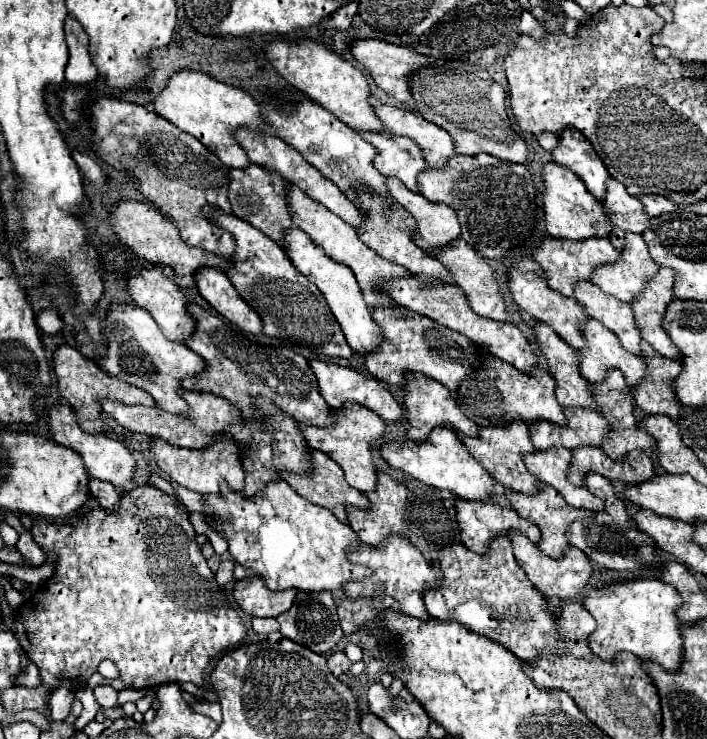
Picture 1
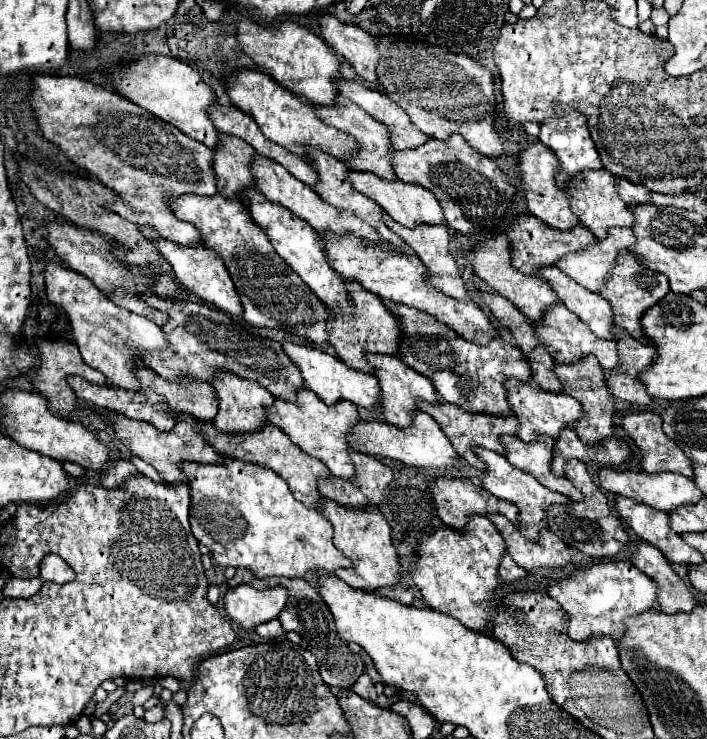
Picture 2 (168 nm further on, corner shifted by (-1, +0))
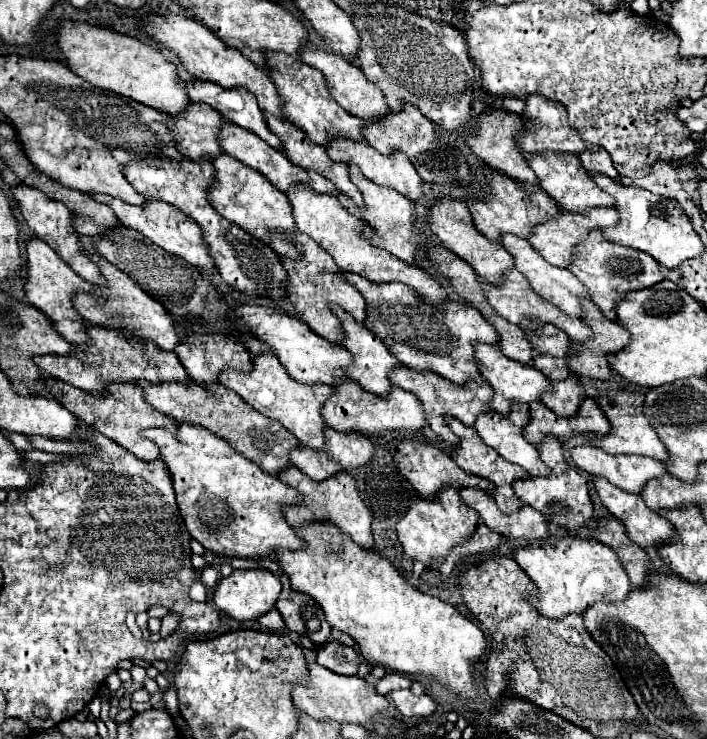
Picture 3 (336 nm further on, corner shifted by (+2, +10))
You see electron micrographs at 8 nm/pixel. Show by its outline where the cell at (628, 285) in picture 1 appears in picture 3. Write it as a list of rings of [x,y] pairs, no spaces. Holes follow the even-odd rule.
[[[606,206],[586,208],[584,212],[578,212],[578,214],[562,210],[554,218],[536,224],[532,228],[532,234],[530,234],[528,242],[550,264],[560,266],[560,268],[568,268],[570,260],[574,258],[574,248],[578,246],[578,242],[582,240],[582,236],[586,236],[586,232],[590,232],[590,228],[604,228],[604,226],[612,226],[616,222],[618,222],[618,212],[614,208],[606,208]]]

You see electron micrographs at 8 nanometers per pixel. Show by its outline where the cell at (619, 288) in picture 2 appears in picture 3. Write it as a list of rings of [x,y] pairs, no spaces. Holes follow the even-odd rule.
[[[590,230],[588,236],[578,244],[578,252],[576,252],[574,260],[570,262],[568,270],[578,280],[582,280],[582,284],[588,290],[590,300],[594,300],[594,304],[600,308],[600,312],[608,320],[616,320],[614,304],[618,300],[622,300],[628,292],[642,290],[646,286],[650,288],[650,286],[664,280],[664,274],[652,256],[648,256],[646,252],[638,252],[634,248],[614,244],[614,242],[606,240],[600,234],[600,230]]]

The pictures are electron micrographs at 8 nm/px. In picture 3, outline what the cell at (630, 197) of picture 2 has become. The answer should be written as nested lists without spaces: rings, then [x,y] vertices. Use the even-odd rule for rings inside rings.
[[[588,144],[586,146],[586,152],[578,154],[582,166],[588,170],[588,172],[598,172],[598,174],[604,174],[612,180],[618,180],[620,174],[616,172],[616,168],[612,166],[612,160],[608,156],[608,152],[602,148],[602,146],[594,146],[594,144]]]

